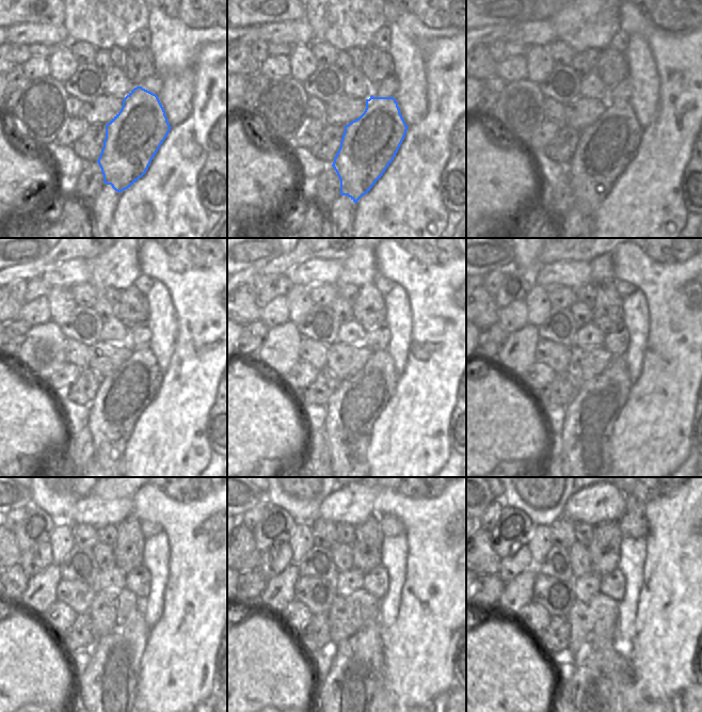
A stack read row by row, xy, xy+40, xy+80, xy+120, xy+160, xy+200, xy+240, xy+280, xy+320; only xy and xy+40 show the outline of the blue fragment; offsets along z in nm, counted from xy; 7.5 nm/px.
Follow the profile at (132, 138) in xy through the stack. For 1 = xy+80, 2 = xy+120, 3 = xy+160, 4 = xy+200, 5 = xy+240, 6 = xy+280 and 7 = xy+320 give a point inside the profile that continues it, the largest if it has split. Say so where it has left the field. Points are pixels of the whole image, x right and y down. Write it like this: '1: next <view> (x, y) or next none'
1: next xy+80 (604, 149)
2: next xy+120 (122, 396)
3: next xy+160 (352, 409)
4: next xy+200 (586, 438)
5: next xy+240 (107, 689)
6: next xy+280 (345, 694)
7: next xy+320 (585, 691)

